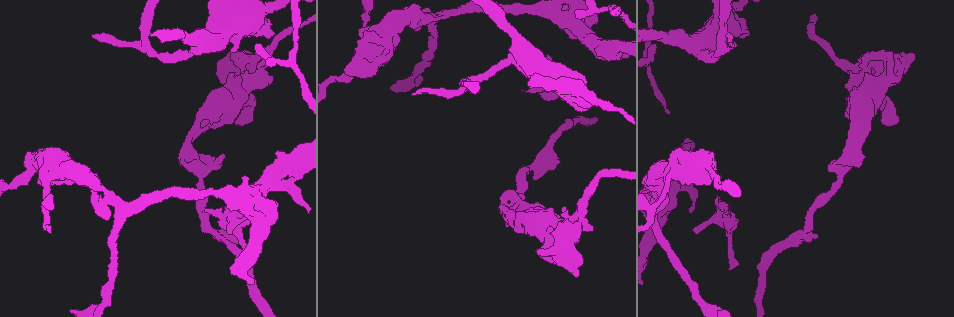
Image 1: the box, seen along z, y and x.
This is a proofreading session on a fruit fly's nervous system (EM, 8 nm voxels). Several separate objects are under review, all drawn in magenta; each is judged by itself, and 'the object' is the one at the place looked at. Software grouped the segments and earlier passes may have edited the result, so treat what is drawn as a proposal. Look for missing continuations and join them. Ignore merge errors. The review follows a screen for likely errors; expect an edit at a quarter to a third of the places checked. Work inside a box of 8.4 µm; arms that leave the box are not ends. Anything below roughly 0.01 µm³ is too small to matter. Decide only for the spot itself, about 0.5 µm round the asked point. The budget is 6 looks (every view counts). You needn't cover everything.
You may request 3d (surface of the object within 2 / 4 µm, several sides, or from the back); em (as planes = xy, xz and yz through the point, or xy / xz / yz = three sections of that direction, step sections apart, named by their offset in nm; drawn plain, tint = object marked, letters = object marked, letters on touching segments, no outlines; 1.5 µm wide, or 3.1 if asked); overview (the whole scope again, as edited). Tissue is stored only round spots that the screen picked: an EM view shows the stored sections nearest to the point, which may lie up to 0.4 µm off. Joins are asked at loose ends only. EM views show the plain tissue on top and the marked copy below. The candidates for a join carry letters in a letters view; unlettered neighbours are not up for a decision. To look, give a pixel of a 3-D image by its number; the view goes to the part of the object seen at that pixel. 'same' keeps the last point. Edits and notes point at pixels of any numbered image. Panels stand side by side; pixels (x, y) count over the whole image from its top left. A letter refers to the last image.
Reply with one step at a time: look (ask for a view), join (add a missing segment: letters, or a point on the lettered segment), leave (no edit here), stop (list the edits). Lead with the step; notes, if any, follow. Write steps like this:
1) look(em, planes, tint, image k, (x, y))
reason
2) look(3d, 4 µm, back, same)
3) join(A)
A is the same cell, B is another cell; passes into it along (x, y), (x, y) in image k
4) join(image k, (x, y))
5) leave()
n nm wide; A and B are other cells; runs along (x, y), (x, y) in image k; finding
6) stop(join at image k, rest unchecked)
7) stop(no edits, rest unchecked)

look(em, yz, step 8, letters, image 1, (652, 45))
free end

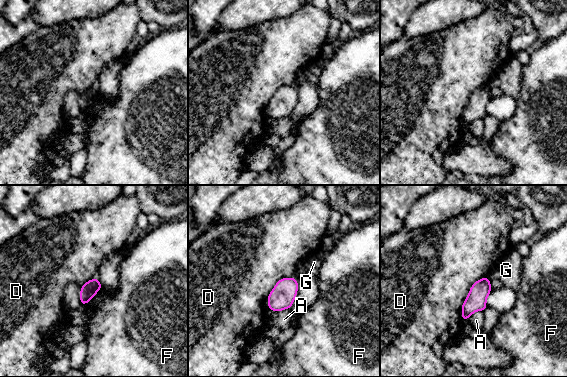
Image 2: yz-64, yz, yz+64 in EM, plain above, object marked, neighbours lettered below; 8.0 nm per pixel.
look(em, planes, letters, same)
cut it another way

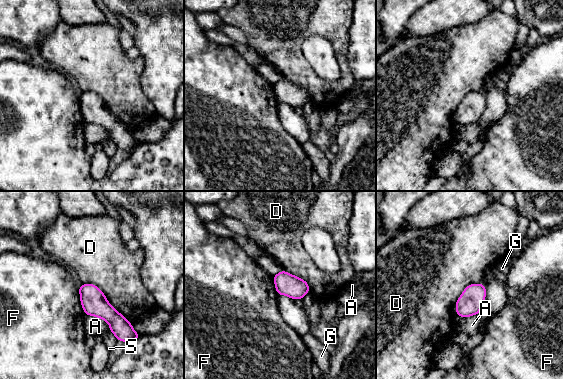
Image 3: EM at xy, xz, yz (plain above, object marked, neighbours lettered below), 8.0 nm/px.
leave()
190 nm wide; A, D, F, G and S are other cells; border along (79, 285), (94, 284), (130, 322) in image 3; none of them fits

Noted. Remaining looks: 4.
look(3d, 2 µm, image 1, (95, 36))
an open end

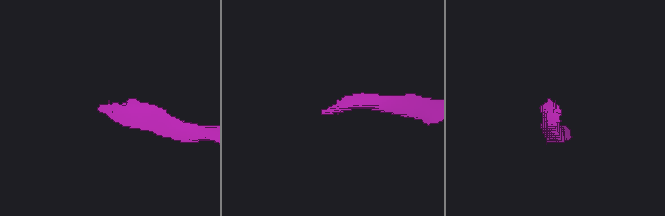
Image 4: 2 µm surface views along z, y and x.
look(em, yz, step 4, tint, image 4, (554, 105))
shape alone is not enough

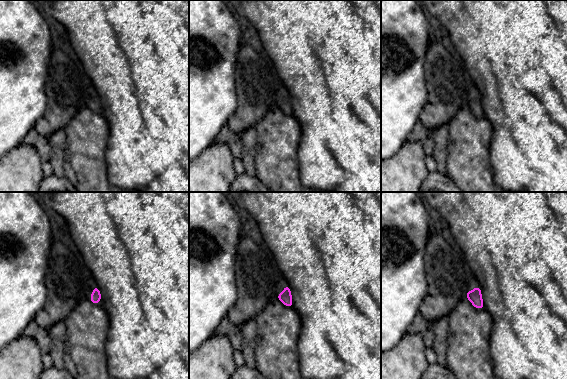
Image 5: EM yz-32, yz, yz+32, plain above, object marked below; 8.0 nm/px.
look(em, planes, letters, same)

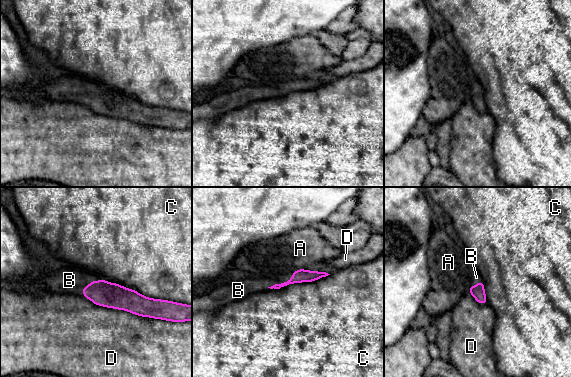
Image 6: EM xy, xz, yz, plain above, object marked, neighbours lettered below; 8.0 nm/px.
join(B)
D touches over 600 nm; B is the same cell, A, C and D are other cells; it goes on there

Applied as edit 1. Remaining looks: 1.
look(em, planes, letters, image 1, (226, 62))
an open end

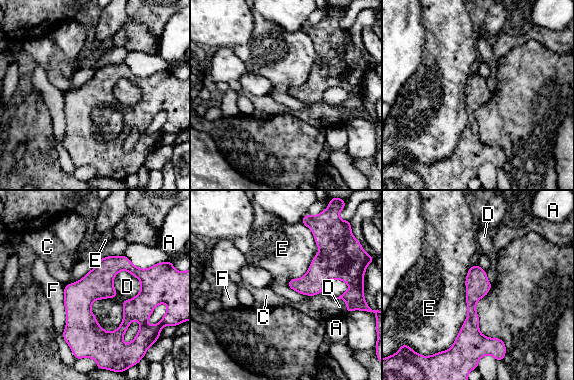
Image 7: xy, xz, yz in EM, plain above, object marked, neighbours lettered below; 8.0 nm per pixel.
leave()
A, C, D, E and F are other cells; border along (468, 269), (467, 317), (441, 351) in image 7; no lettered segment goes on from it

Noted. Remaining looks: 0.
stop(join at image 6, rest unchecked)

